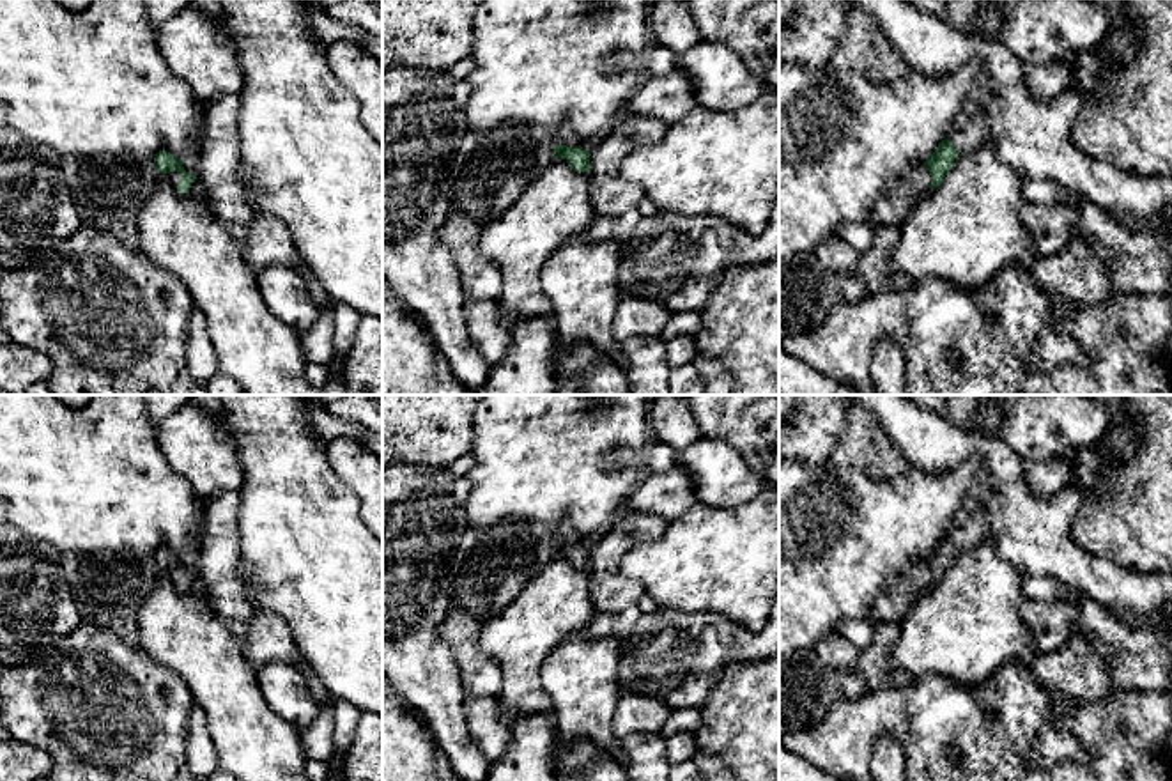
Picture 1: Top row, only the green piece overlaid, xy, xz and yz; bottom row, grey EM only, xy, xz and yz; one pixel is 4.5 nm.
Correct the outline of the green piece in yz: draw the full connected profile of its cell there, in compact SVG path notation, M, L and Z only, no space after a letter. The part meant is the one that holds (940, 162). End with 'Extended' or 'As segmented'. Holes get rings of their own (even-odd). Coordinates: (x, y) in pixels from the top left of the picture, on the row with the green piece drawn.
M968 108L952 133L938 143L924 163L917 163L905 181L887 186L866 223L873 230L889 225L899 227L914 200L928 188L940 186L956 158L979 149L988 135L986 115L977 108Z. Extended

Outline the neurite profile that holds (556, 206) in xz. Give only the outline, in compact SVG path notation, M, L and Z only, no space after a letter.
M554 158L551 166L526 188L512 207L483 225L480 251L499 266L503 280L496 305L510 313L515 324L552 315L551 299L540 282L542 269L565 241L586 232L595 216L590 202L590 174L575 172L565 158Z

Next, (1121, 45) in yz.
M1128 23L1121 28L1112 28L1101 43L1103 62L1108 71L1121 71L1138 57L1142 43L1140 28Z

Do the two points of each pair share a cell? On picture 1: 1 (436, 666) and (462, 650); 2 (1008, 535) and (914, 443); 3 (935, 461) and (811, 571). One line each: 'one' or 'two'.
1: two
2: one
3: two

